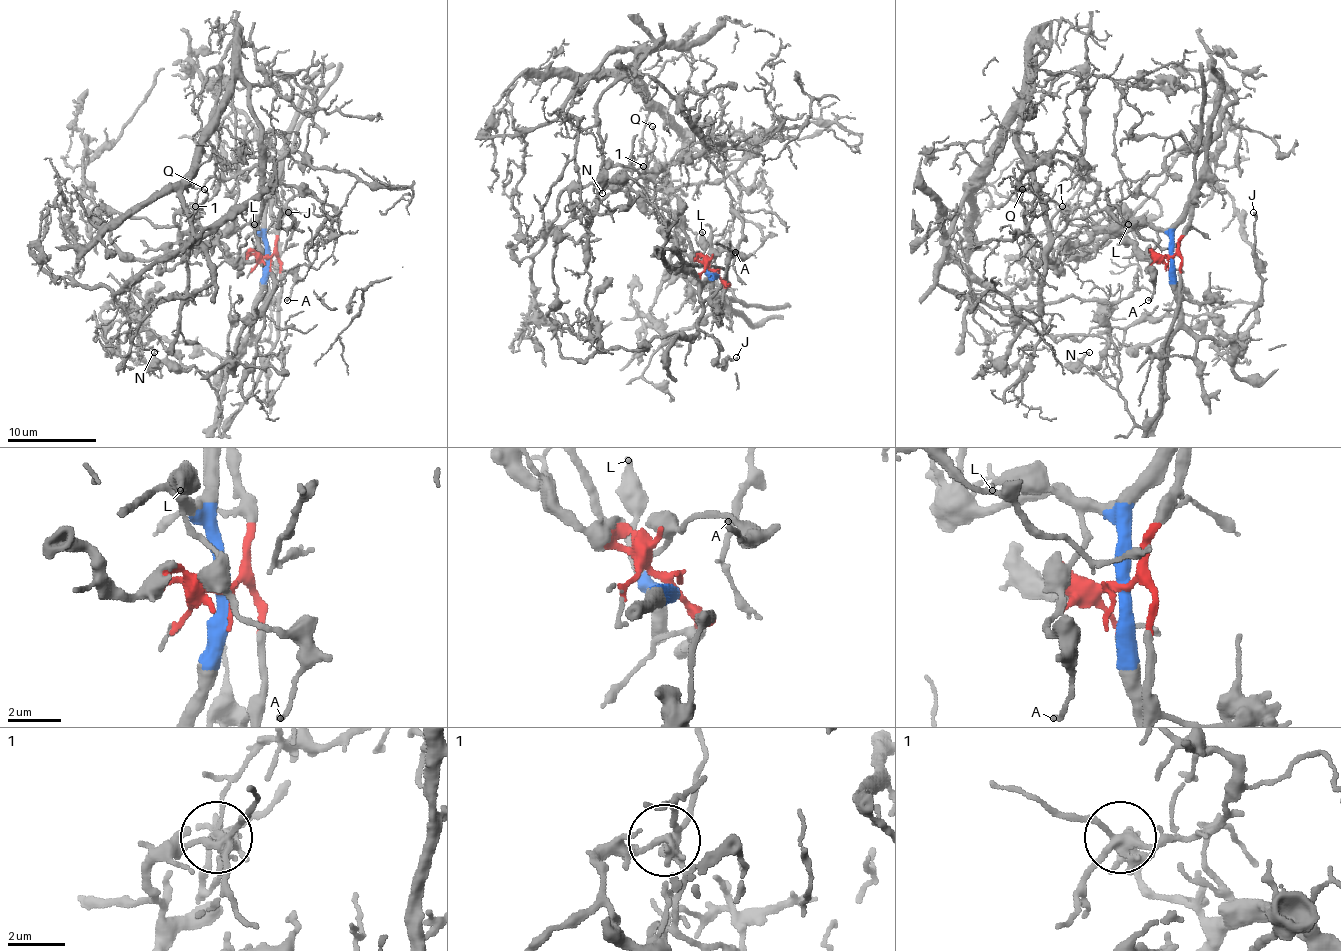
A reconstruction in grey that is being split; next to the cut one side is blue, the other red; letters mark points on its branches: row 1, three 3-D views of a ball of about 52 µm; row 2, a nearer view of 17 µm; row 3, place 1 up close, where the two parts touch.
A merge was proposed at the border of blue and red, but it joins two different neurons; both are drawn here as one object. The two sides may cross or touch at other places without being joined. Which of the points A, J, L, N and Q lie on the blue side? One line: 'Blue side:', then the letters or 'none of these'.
Blue side: A, J, L, N

